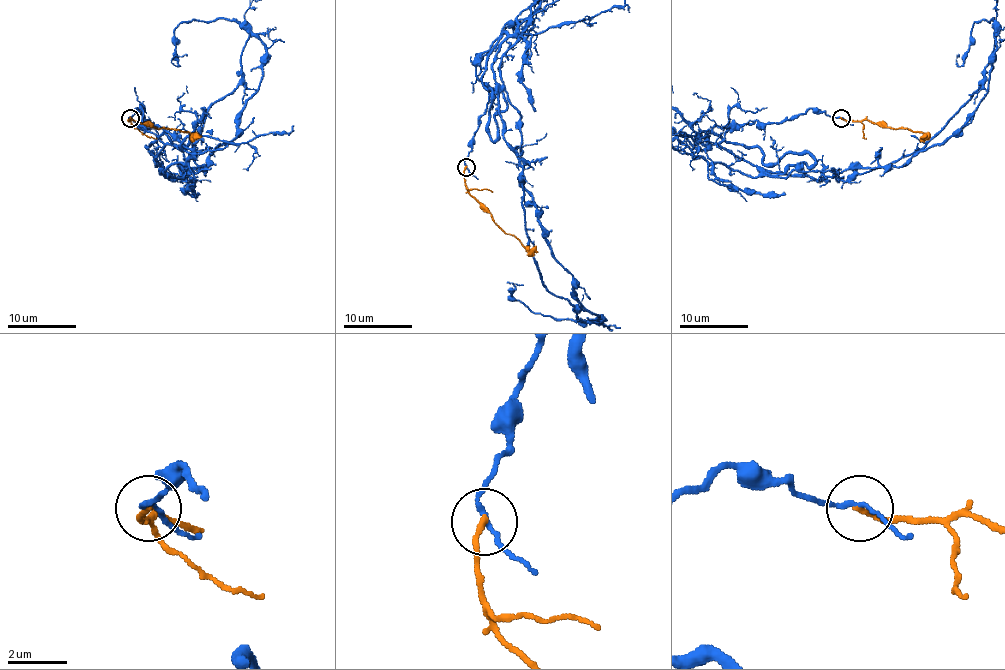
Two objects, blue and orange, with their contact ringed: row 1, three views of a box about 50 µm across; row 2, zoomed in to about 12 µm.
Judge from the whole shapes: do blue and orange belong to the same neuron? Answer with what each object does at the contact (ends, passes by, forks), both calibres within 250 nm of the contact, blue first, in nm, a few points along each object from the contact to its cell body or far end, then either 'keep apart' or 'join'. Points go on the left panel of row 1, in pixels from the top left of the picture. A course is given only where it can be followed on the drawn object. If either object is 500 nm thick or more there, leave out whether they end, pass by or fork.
blue passes by | orange ends | 140/190 nm | orange via (129, 118), (150, 122), (157, 129), (187, 130), (201, 137) | keep apart

